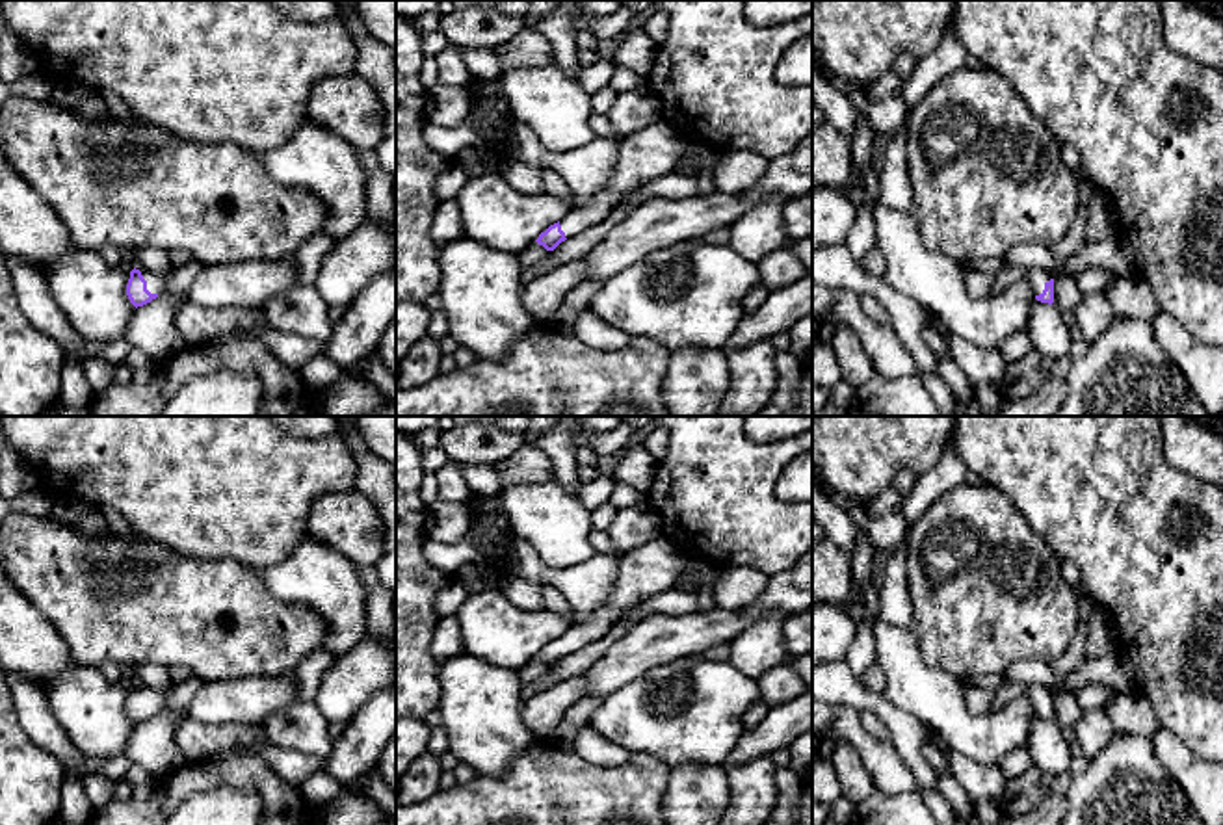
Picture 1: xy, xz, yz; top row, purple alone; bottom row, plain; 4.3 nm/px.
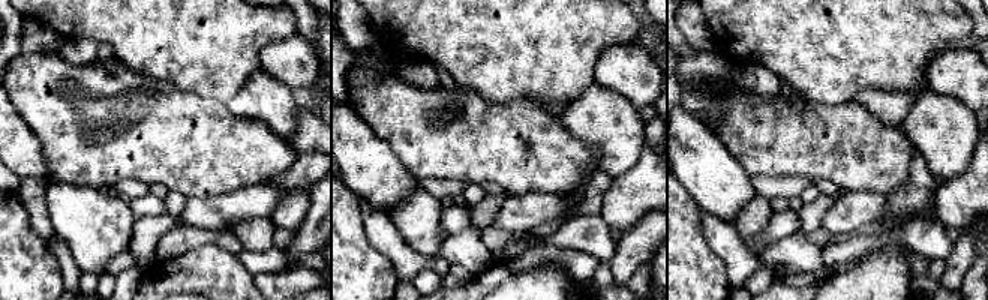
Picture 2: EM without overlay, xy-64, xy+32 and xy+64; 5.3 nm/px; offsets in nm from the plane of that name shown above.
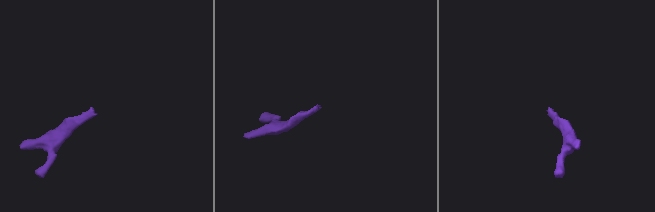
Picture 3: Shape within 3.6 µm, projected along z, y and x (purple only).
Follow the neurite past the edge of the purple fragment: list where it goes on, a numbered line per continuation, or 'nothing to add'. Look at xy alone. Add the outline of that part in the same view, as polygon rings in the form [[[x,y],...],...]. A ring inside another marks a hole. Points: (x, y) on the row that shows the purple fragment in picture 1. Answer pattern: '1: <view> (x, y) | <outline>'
1: xy (157, 281) | [[[143,269],[141,275],[147,281],[147,290],[151,294],[158,294],[158,295],[164,294],[164,288],[165,288],[167,279],[169,279],[169,271],[147,271],[147,269]]]

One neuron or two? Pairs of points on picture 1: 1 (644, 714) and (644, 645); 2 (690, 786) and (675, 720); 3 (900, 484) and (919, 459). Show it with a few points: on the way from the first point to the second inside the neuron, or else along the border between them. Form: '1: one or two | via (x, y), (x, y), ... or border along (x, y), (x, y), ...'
1: two | border along (684, 658), (673, 658), (651, 667), (606, 697)
2: two | border along (720, 762), (681, 762), (671, 770)
3: two | border along (917, 474), (902, 471), (891, 485)

